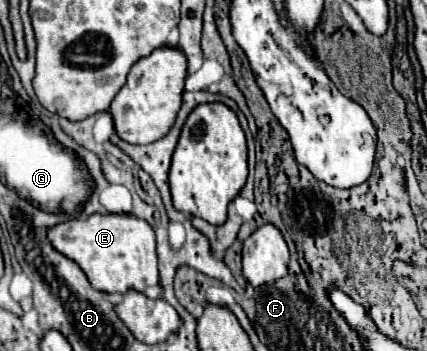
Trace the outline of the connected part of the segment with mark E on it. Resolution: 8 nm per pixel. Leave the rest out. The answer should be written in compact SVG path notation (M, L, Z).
M91 215L71 219L49 231L51 245L73 259L97 291L105 293L145 293L147 287L159 285L159 267L155 251L155 231L135 215Z

